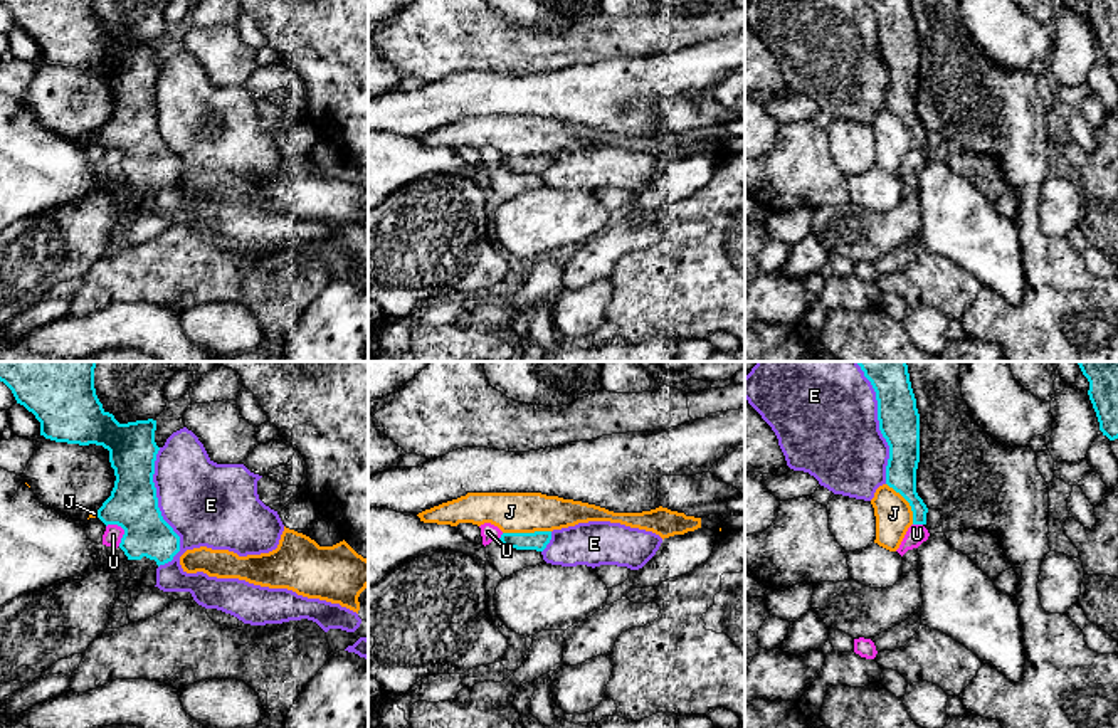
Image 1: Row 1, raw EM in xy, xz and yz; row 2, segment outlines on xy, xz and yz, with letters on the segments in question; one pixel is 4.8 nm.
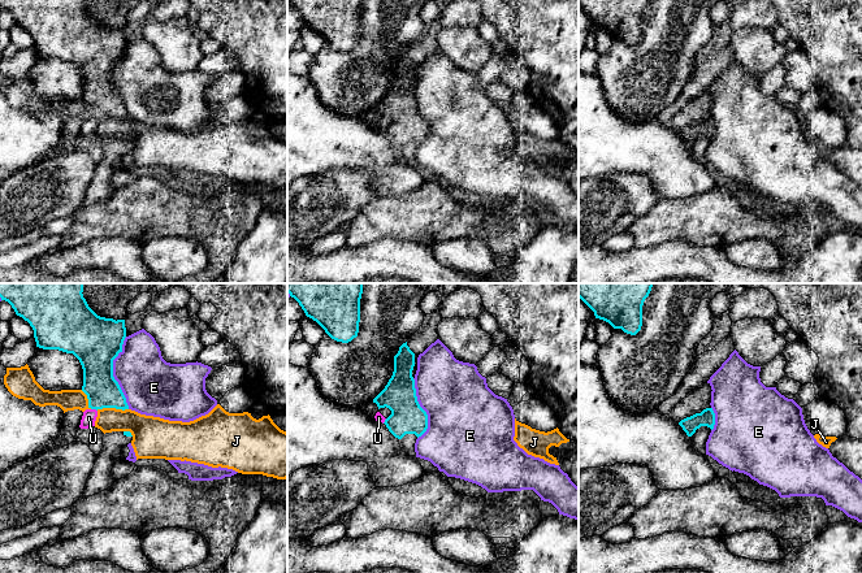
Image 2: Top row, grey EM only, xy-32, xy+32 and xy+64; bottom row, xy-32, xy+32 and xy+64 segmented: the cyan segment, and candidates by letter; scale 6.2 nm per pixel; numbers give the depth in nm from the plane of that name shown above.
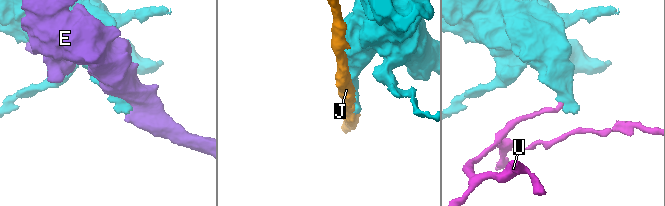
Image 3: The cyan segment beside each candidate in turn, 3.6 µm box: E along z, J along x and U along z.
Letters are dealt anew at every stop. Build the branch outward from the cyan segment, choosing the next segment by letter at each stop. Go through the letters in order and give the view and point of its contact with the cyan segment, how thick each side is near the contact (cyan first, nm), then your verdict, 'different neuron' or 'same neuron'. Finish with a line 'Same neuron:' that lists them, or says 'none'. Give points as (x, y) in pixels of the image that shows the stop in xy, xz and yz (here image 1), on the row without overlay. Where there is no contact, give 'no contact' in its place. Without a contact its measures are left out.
E: contact xy (158, 133); calibres 240 and 400 nm; different neuron
J: contact xz (527, 157); calibres 90 and 190 nm; different neuron
U: contact xy (123, 152); calibres 240 and 90 nm; different neuron
Same neuron: none

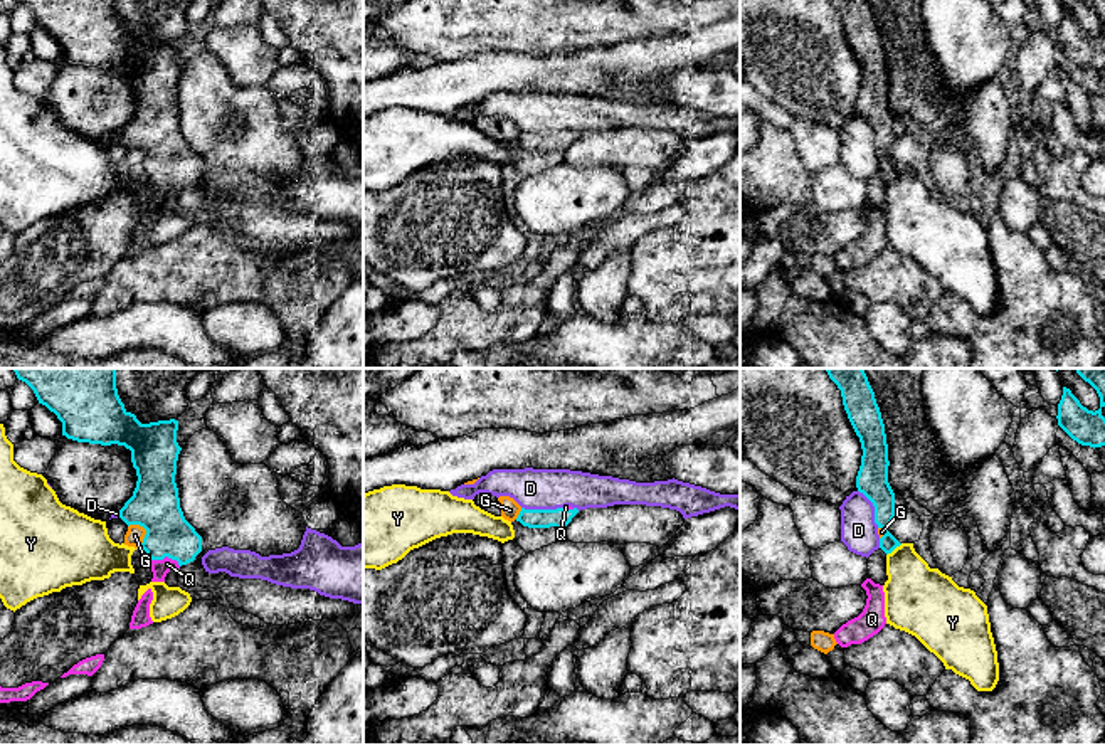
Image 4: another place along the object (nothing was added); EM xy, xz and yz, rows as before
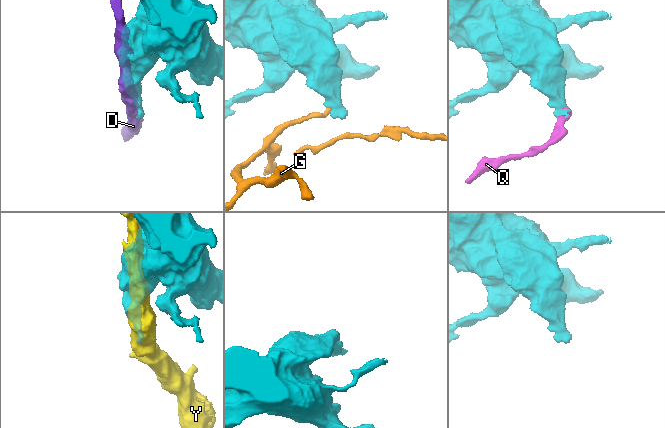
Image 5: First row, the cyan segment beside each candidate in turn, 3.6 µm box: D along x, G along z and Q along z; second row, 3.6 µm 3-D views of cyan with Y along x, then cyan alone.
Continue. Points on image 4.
D: contact xz (544, 133); calibres 100 and 190 nm; different neuron
G: contact xy (145, 152); calibres 240 and 90 nm; different neuron
Q: contact xy (167, 179); calibres 240 and 80 nm; same neuron
Y: contact yz (893, 172); calibres 110 and 300 nm; different neuron
Same neuron: Q

